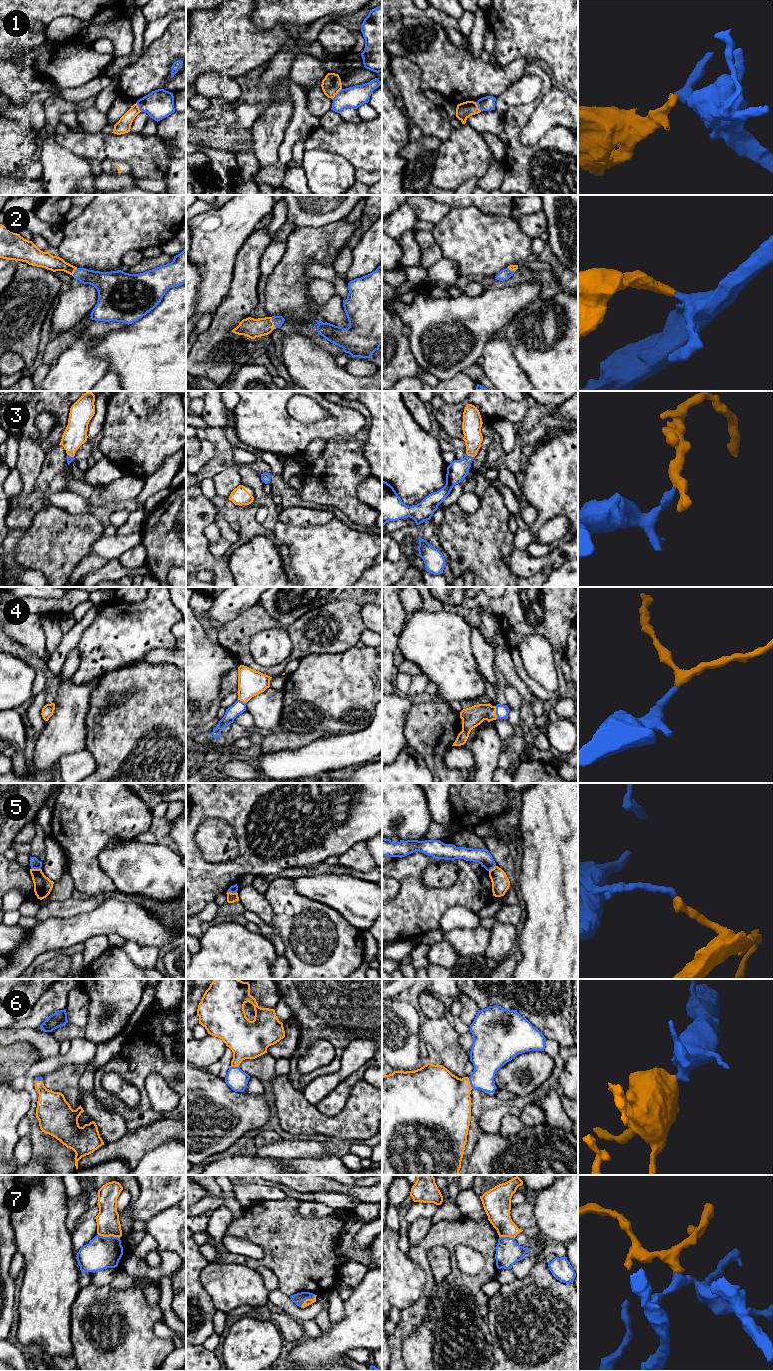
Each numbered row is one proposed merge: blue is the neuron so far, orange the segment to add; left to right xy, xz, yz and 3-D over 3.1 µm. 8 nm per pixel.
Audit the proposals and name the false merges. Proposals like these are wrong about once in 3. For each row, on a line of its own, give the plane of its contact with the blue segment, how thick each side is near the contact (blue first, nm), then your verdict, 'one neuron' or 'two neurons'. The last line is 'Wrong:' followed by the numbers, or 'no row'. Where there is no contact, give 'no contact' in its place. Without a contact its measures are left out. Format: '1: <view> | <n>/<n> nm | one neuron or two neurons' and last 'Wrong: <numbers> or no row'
1: xz | 180/160 nm | two neurons
2: xz | 80/160 nm | one neuron
3: yz | 160/160 nm | one neuron
4: yz | 110/160 nm | one neuron
5: xy | 80/150 nm | two neurons
6: yz | 260/420 nm | one neuron
7: xy | 260/190 nm | one neuron
Wrong: 1, 5

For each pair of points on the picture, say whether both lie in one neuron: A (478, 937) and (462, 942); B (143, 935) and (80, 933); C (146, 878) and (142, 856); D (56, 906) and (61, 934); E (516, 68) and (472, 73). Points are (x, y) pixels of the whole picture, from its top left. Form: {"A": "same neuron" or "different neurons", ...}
{"A": "same neuron", "B": "same neuron", "C": "same neuron", "D": "different neurons", "E": "same neuron"}

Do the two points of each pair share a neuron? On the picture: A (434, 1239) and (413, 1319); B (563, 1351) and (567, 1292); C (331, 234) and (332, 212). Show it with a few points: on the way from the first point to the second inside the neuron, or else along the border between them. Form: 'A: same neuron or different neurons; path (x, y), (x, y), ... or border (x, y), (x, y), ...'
A: same neuron; path (423, 1259), (429, 1274), (429, 1292), (425, 1299)
B: same neuron; path (563, 1336), (563, 1307)
C: different neurons; border (344, 218), (319, 227), (308, 227)

